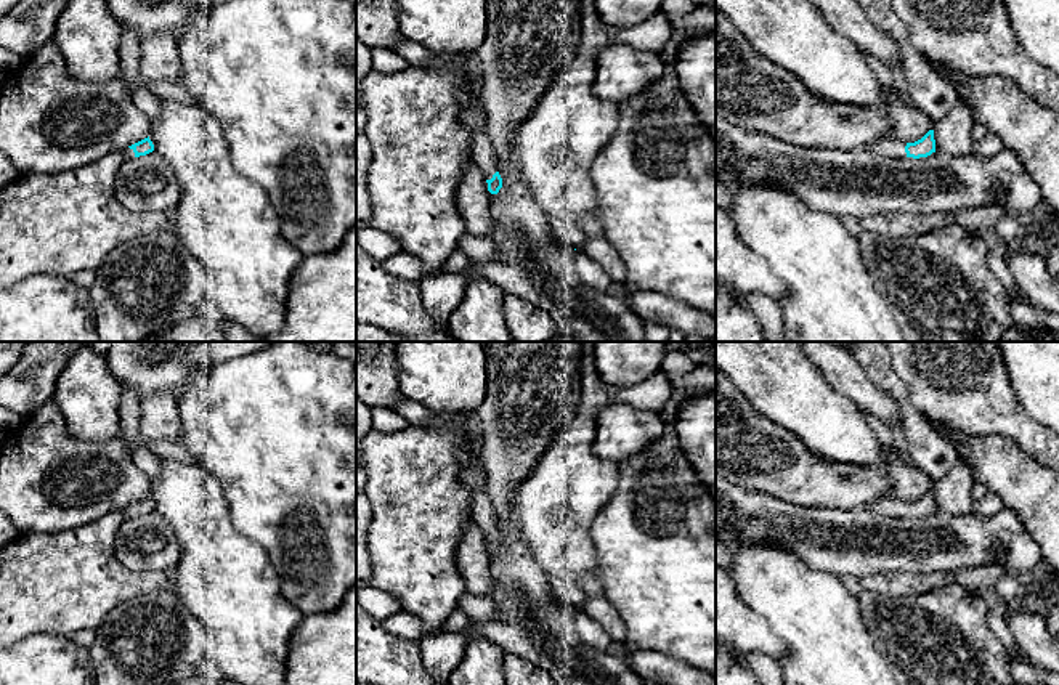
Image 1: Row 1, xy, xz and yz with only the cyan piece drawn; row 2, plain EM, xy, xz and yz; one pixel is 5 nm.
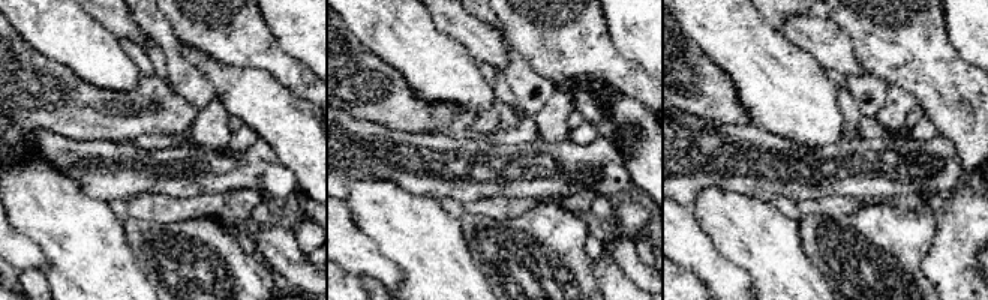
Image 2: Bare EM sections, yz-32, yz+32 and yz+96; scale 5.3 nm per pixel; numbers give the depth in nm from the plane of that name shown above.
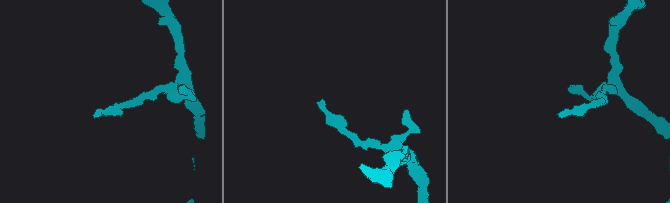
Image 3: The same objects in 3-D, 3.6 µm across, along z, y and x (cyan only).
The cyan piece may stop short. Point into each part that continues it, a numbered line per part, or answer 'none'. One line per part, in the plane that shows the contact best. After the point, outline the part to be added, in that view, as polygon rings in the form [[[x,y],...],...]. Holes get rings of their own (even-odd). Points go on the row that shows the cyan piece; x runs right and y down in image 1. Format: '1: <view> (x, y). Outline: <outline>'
1: yz (891, 148). Outline: [[[881,140],[873,146],[873,149],[874,152],[881,156],[892,157],[892,159],[902,159],[902,157],[907,157],[905,146],[907,143],[903,141]]]

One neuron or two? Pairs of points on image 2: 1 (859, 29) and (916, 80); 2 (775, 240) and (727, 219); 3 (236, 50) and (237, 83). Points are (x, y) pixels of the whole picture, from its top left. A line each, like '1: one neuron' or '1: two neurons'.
1: one neuron
2: one neuron
3: two neurons

